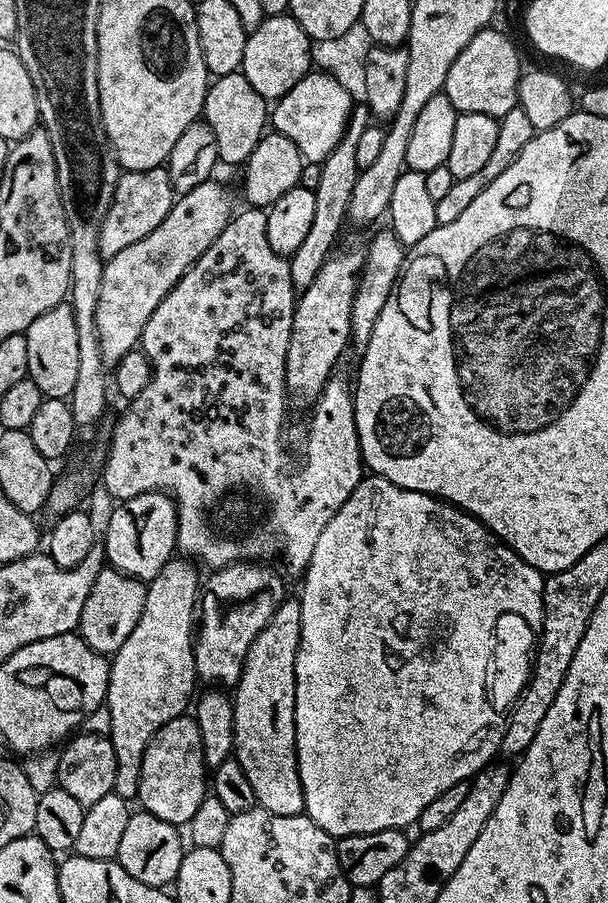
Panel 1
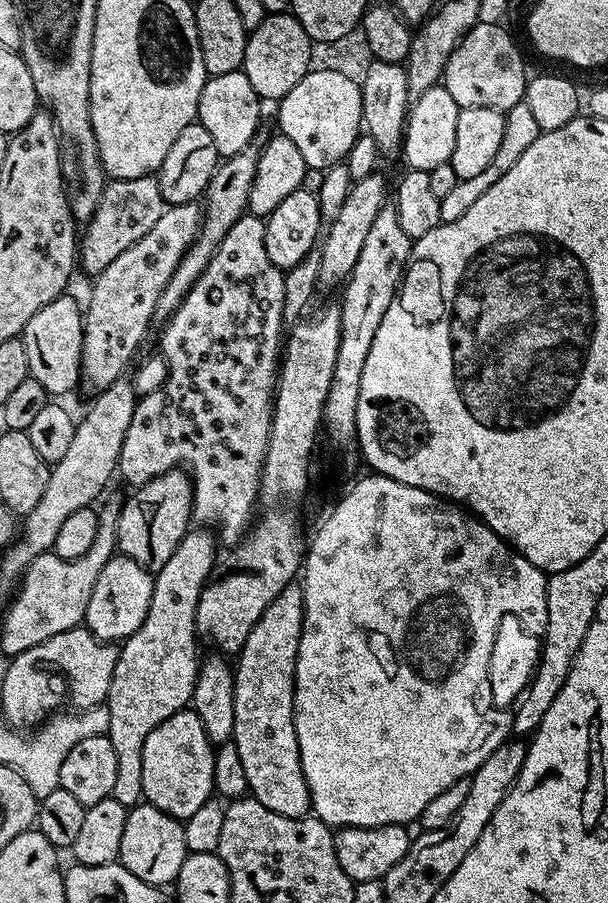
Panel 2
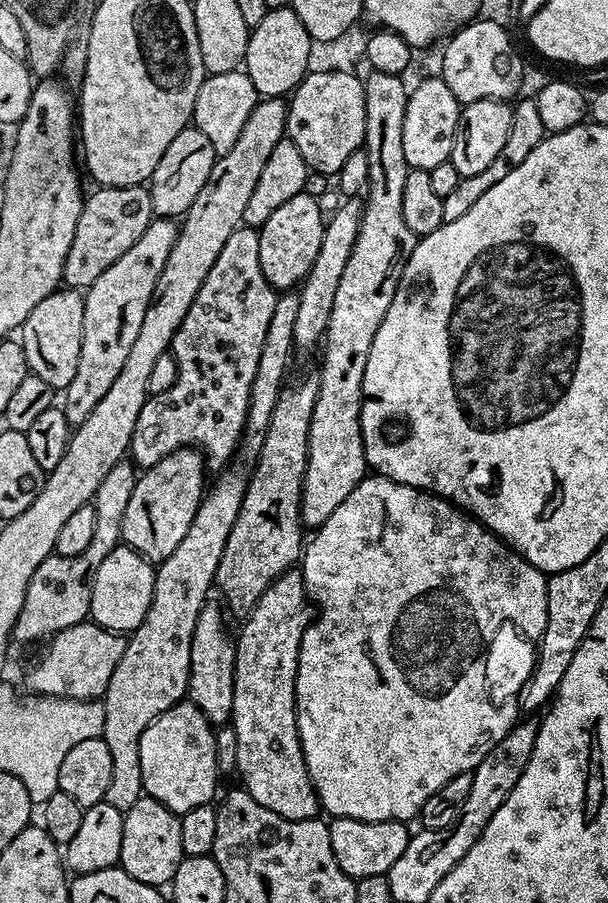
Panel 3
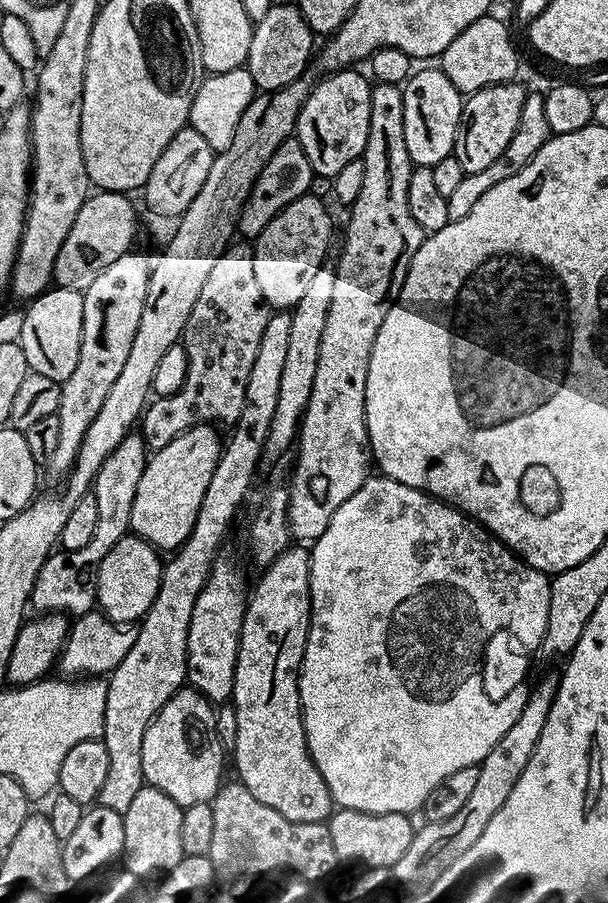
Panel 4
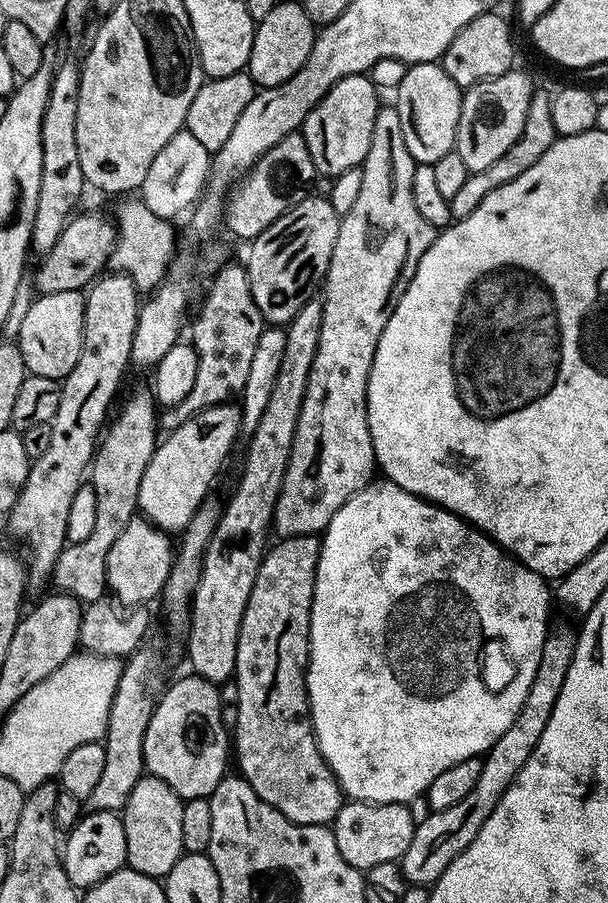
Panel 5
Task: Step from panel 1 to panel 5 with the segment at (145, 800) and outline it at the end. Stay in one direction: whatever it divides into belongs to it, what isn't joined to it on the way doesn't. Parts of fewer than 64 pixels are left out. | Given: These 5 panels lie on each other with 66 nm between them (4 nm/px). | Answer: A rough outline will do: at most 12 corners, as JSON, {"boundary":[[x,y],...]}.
{"boundary":[[165,687],[144,767],[183,801],[211,796],[230,764],[220,689]]}

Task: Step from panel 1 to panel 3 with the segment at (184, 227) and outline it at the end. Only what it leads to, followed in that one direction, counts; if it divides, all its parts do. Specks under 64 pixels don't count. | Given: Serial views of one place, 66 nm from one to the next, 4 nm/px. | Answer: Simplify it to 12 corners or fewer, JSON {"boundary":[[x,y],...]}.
{"boundary":[[175,219],[83,293],[82,350],[62,392],[69,424],[122,371],[170,258]]}

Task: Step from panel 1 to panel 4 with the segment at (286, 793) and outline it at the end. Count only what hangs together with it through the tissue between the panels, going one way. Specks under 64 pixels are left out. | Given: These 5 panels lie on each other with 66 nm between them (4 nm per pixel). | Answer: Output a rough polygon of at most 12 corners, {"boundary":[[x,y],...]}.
{"boundary":[[307,547],[259,573],[231,703],[239,783],[290,822],[334,805],[308,753]]}

